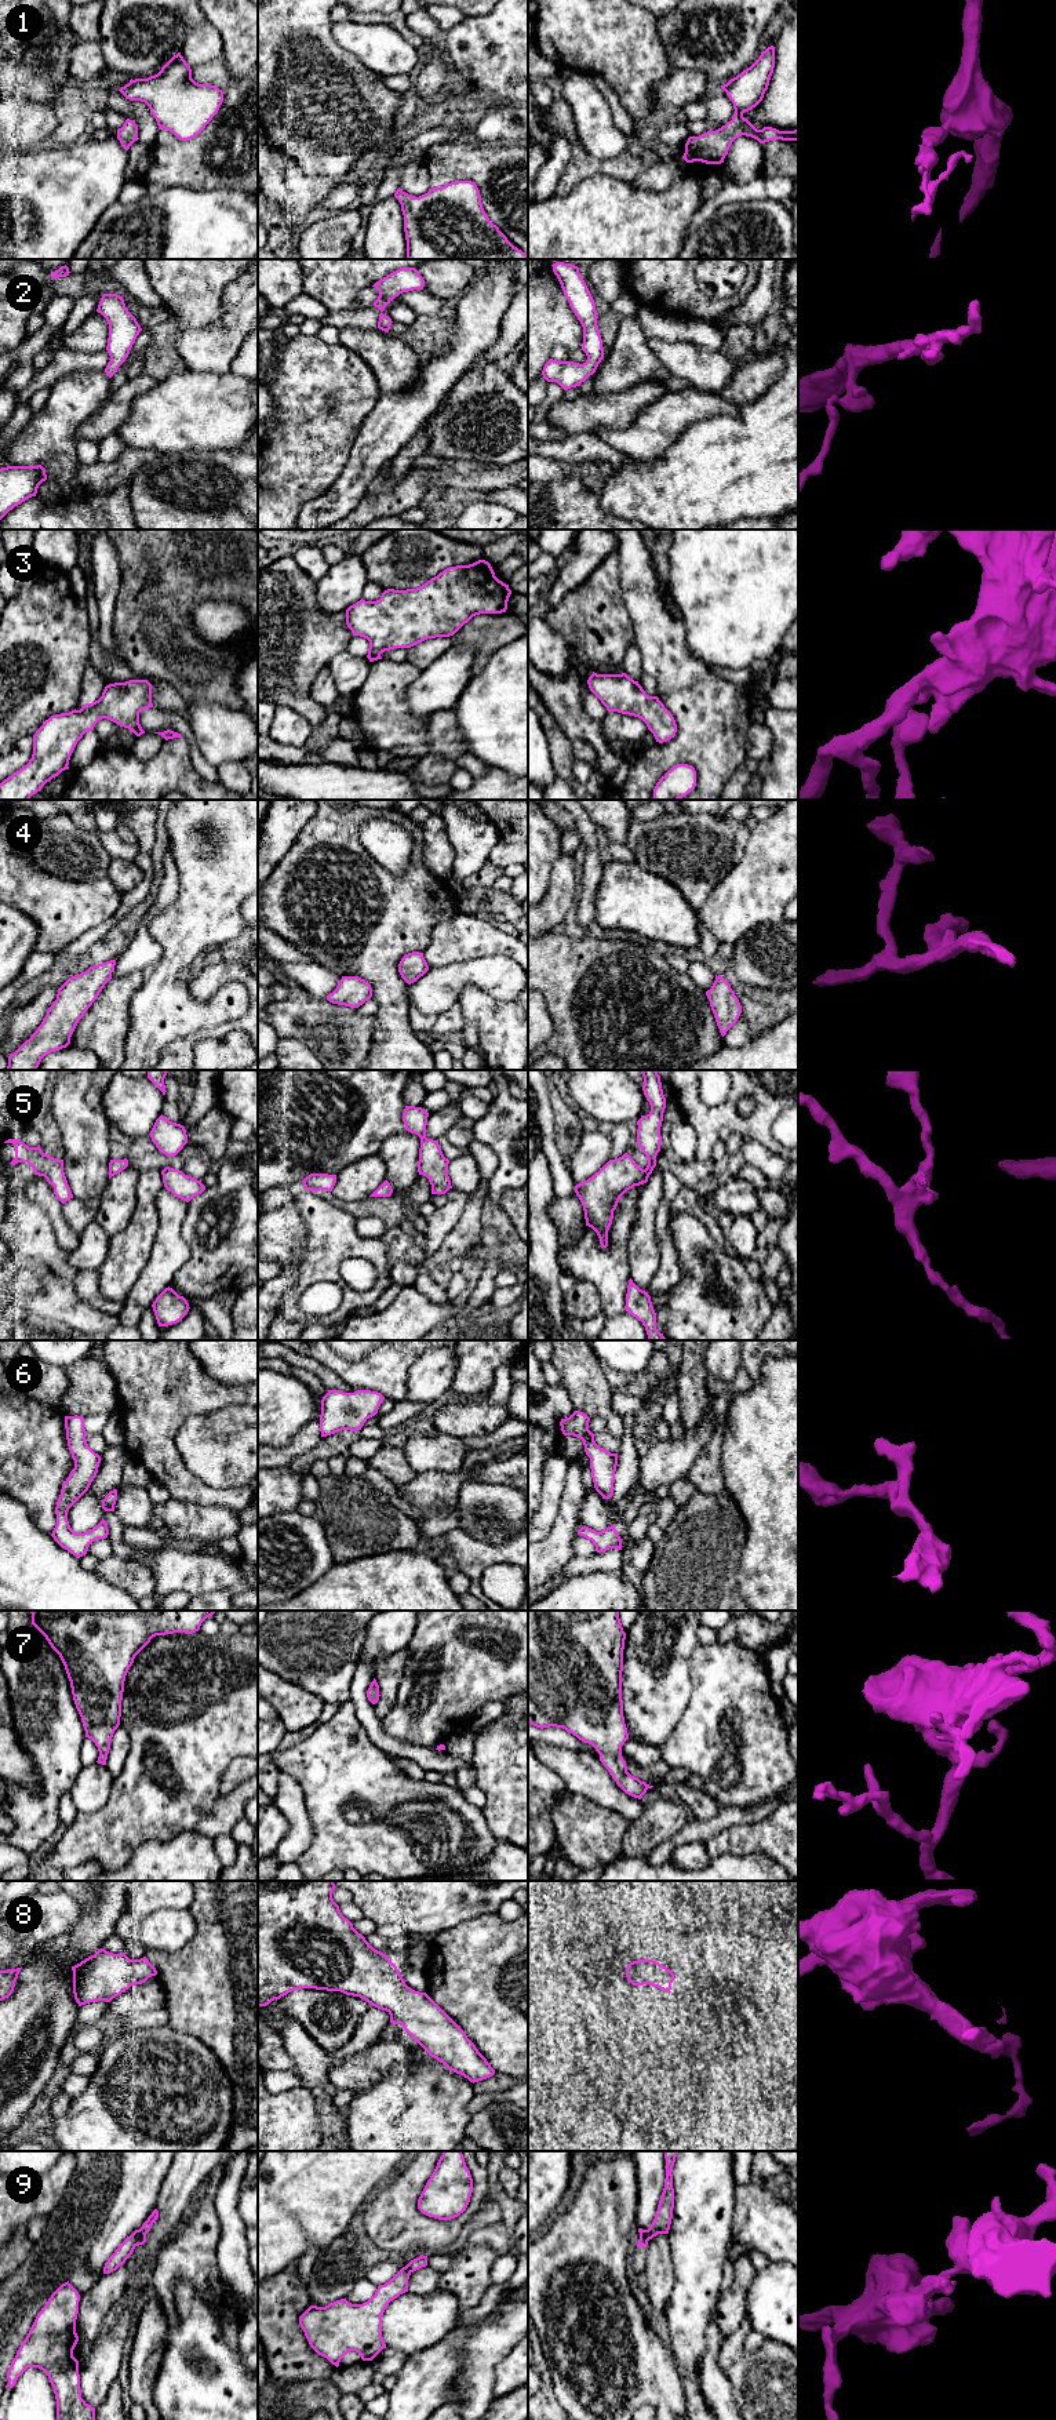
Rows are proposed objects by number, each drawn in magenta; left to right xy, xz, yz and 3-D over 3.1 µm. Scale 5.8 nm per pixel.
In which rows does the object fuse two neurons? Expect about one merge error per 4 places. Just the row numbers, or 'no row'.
9

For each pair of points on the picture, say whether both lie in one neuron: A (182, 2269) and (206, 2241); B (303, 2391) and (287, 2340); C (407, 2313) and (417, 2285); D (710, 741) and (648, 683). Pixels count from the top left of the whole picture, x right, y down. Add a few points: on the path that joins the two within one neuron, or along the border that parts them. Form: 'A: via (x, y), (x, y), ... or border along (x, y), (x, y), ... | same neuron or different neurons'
A: via (185, 2262), (199, 2248) | same neuron
B: border along (272, 2377), (280, 2384), (331, 2379) | different neurons
C: border along (436, 2288), (429, 2293), (408, 2292) | different neurons
D: border along (644, 673), (655, 680), (658, 695) | different neurons

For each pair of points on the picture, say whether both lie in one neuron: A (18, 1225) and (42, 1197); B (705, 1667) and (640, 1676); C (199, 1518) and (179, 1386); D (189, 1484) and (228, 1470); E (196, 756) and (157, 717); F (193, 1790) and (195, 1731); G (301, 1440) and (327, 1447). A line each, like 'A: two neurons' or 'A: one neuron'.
A: two neurons
B: two neurons
C: two neurons
D: two neurons
E: one neuron
F: one neuron
G: two neurons

